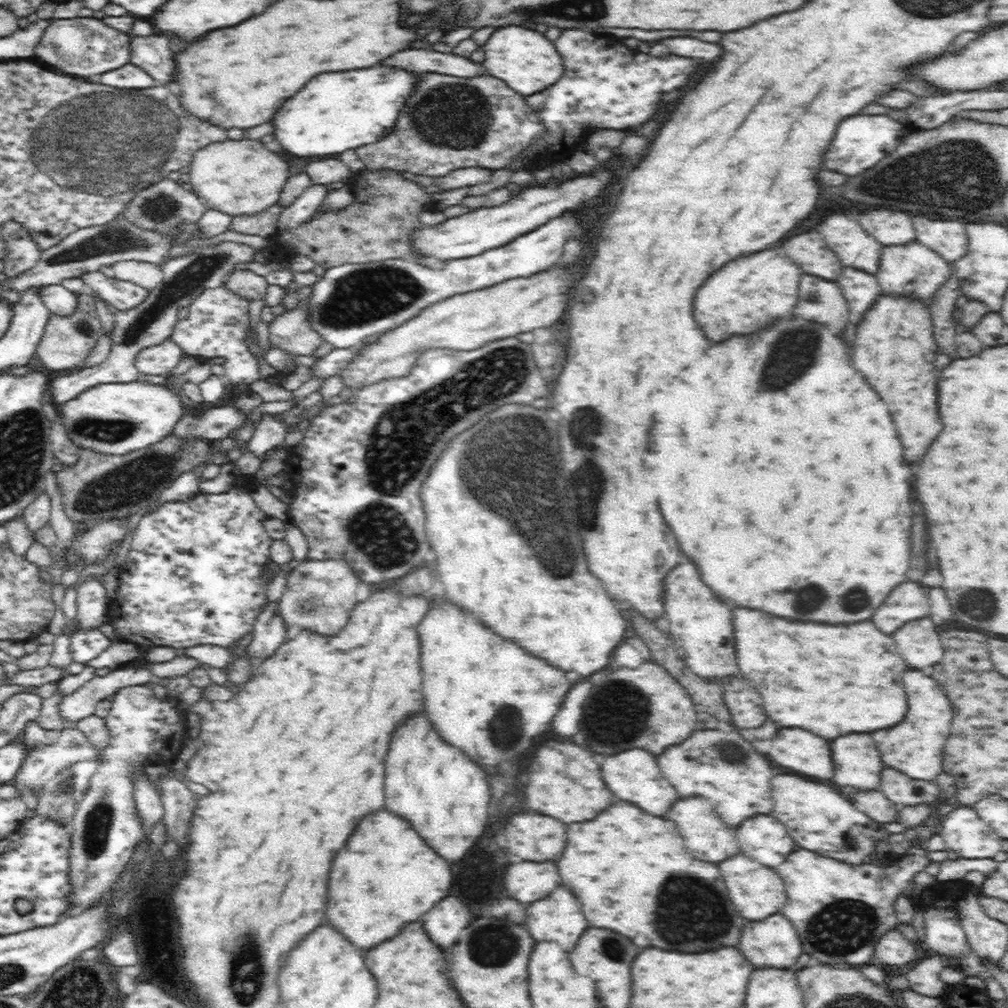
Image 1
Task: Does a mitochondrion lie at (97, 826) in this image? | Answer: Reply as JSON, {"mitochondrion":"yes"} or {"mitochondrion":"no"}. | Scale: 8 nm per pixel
{"mitochondrion":"yes"}

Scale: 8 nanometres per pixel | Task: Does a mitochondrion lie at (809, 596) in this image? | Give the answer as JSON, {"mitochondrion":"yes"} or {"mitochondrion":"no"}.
{"mitochondrion":"yes"}

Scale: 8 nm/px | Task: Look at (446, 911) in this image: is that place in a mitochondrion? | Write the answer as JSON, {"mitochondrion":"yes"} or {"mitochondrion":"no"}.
{"mitochondrion":"no"}

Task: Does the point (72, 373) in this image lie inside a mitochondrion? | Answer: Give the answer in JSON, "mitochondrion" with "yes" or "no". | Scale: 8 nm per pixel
{"mitochondrion":"no"}

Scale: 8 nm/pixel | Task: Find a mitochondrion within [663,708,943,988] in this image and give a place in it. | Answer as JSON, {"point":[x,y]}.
{"point":[847,922]}

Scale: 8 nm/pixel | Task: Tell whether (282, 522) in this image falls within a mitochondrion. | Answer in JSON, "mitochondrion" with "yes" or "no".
{"mitochondrion":"no"}

